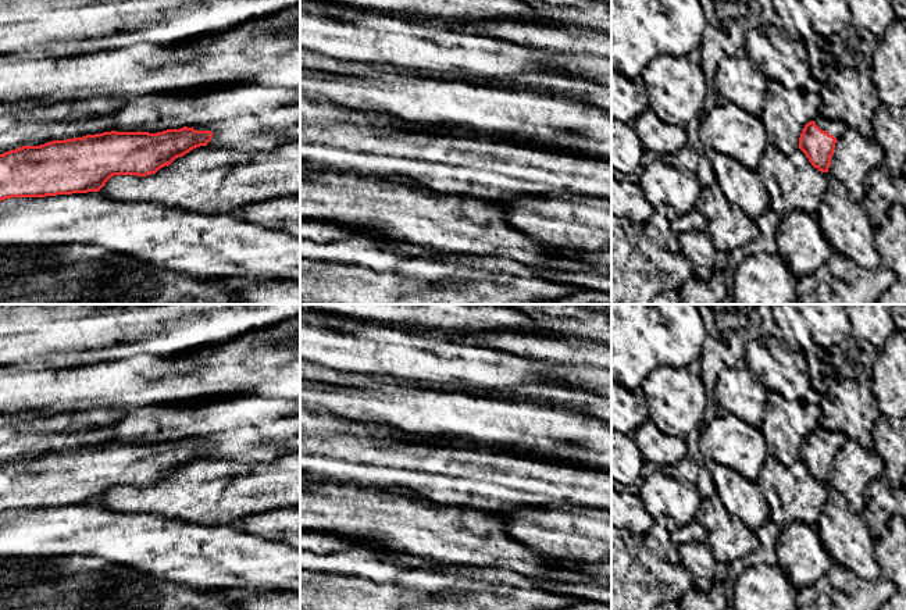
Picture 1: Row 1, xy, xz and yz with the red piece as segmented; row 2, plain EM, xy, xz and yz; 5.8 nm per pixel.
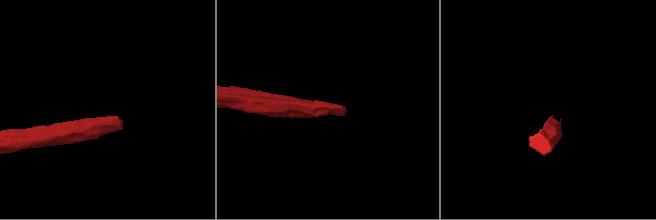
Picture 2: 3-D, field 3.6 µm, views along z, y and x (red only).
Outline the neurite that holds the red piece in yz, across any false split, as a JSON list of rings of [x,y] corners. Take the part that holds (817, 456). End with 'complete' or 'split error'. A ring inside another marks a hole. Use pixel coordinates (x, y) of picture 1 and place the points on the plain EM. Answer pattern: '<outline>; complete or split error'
[[[817,427],[805,436],[799,449],[799,460],[814,479],[828,484],[837,450],[841,449],[846,439],[839,431]]]; split error

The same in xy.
[[[183,438],[157,445],[111,442],[53,452],[40,457],[22,457],[0,465],[0,513],[11,509],[99,503],[114,486],[156,485],[190,461],[207,457],[211,449],[211,442],[195,442],[193,438]]]; complete

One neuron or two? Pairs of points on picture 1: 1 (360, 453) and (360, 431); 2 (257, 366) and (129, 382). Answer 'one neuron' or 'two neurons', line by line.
1: two neurons
2: one neuron

